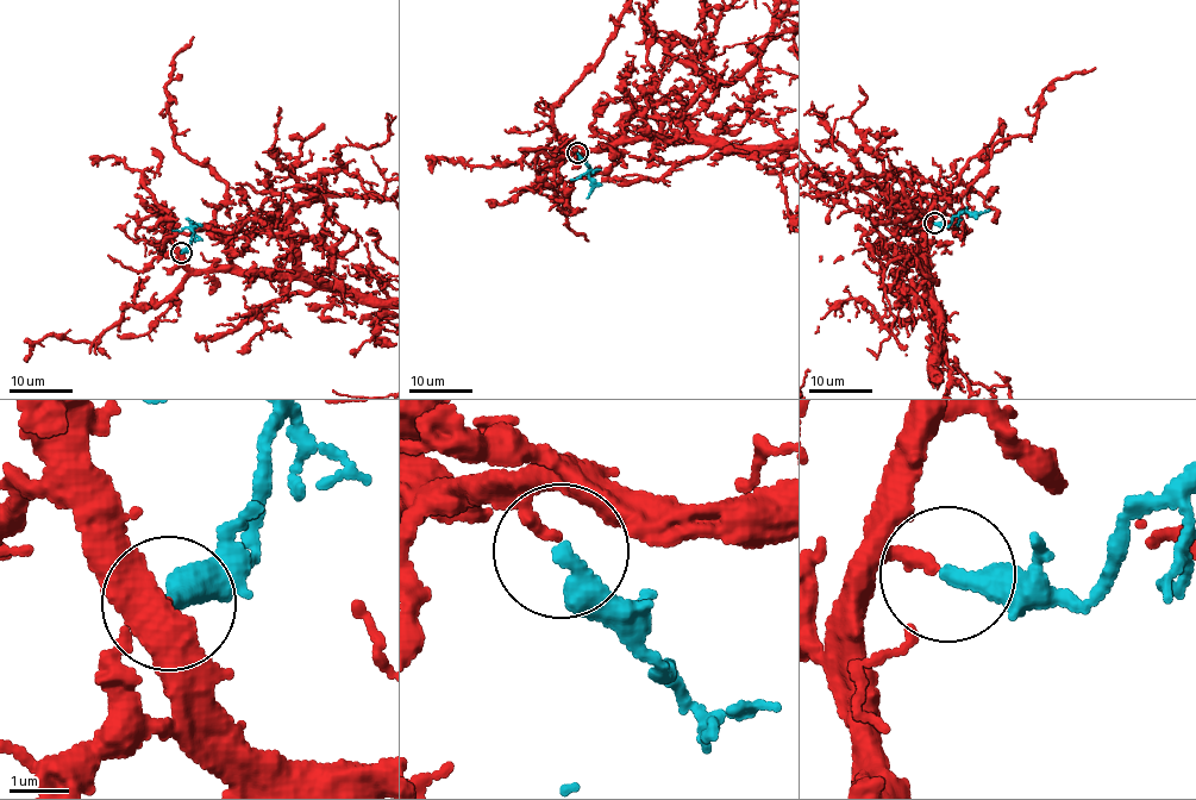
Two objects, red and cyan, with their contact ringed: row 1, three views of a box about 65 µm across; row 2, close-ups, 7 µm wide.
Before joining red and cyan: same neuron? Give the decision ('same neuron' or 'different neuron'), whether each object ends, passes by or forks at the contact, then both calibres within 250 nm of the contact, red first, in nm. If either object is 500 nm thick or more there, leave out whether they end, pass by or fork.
same neuron; red ends; cyan ends; calibres 200 and 360 nm

